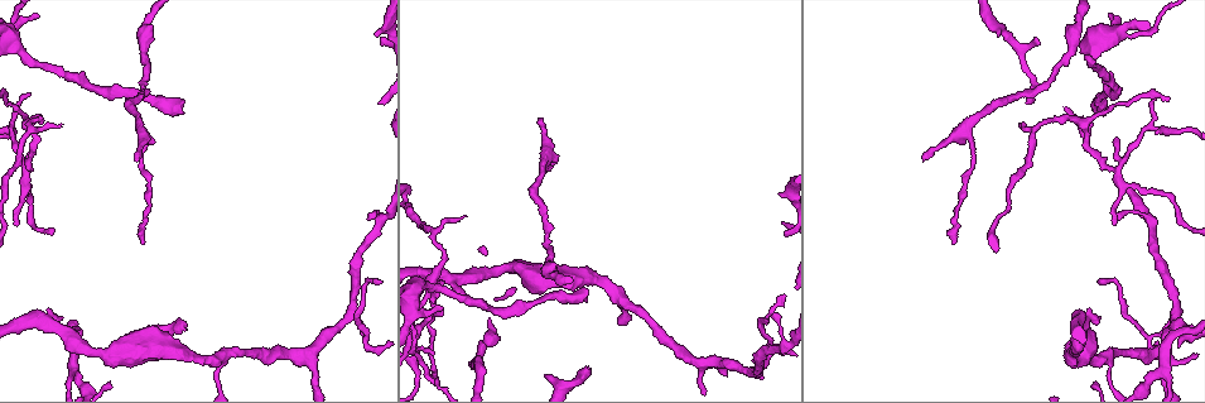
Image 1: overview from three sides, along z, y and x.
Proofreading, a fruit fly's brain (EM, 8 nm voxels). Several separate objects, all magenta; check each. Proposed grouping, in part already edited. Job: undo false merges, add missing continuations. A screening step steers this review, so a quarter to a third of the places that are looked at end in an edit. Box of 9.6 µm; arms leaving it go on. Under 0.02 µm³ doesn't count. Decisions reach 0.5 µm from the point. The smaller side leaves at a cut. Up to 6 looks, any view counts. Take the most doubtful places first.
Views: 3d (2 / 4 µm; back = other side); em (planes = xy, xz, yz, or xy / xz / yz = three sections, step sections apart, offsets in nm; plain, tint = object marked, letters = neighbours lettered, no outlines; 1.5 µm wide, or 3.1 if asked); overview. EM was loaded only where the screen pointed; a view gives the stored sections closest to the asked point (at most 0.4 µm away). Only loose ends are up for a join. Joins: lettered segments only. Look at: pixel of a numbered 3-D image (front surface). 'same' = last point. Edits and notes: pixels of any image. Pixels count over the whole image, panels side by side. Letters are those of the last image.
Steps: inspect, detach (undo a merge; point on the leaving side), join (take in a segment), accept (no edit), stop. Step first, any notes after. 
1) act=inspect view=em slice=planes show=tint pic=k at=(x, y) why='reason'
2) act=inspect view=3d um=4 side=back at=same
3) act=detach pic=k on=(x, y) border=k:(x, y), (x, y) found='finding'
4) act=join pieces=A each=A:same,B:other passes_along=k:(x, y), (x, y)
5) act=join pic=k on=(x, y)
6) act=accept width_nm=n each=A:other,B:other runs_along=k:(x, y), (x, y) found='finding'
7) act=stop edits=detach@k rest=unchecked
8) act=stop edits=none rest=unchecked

act=inspect view=3d um=2 pic=1 at=(538, 120) why='branch stops here'

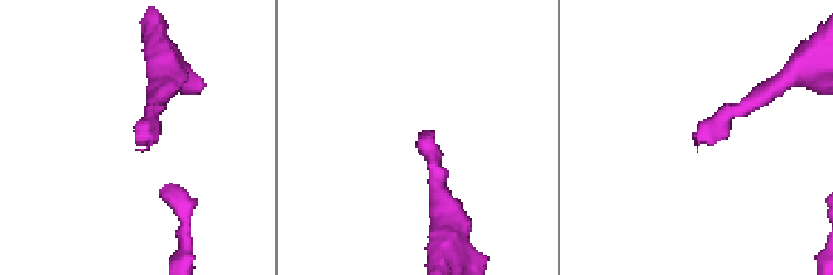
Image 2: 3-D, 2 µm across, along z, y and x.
act=inspect view=em slice=planes show=tint pic=2 at=(141, 151)

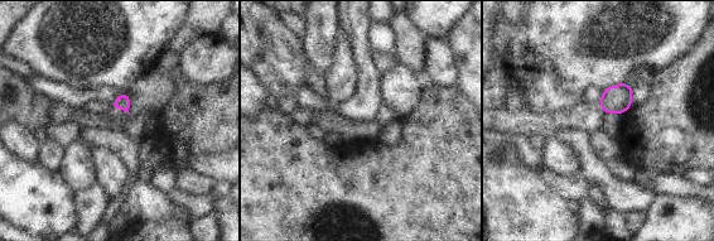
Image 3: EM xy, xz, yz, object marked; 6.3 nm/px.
act=inspect view=em slice=planes show=letters at=same why='what lies round it'

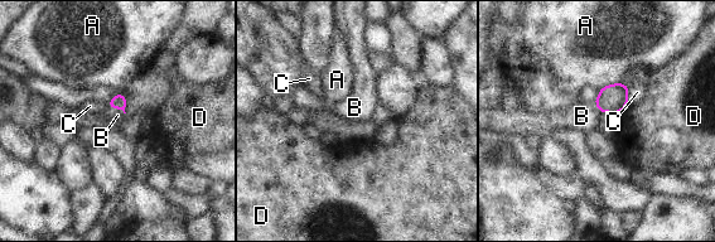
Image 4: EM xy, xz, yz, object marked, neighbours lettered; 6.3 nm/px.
act=join pieces=B each=A:other,B:same,C:other,D:other passes_along=4:(120, 102), (116, 107), (117, 115) found='the cell continues'

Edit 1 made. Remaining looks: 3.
act=inspect view=em slice=planes show=letters pic=1 at=(1099, 316) why='an open end'

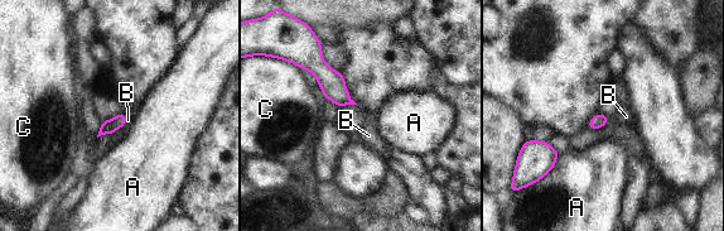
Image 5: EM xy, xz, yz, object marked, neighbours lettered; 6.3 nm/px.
act=join pieces=B longest_contact=A:170nm each=A:other,B:same,C:other passes_along=5:(599, 120), (606, 123), (626, 116) found='the cell continues'

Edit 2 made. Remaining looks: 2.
act=inspect view=em slice=planes show=plain pic=1 at=(1113, 169) why='sharp bend'

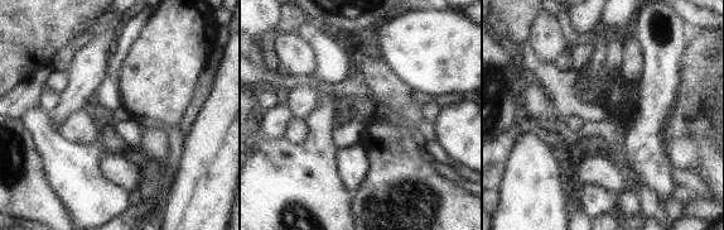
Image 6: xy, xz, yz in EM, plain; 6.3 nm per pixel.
act=inspect view=em slice=planes show=letters at=same

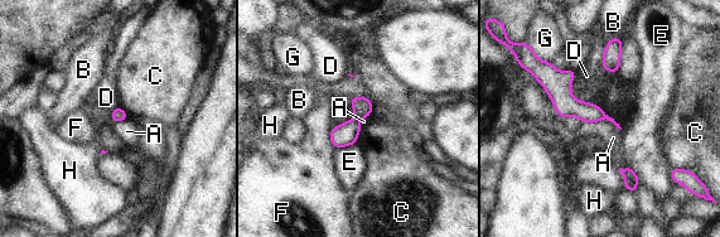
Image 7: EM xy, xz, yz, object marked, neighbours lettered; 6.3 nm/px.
act=detach pic=7 on=(346, 134) each=A:other,B:other,C:other,D:other,E:other,F:other,G:other,H:other border=7:(354, 116), (358, 121) found='a second cell is stuck on'

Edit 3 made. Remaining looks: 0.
act=stop edits=join@4,join@5,detach@7 rest=unchecked

